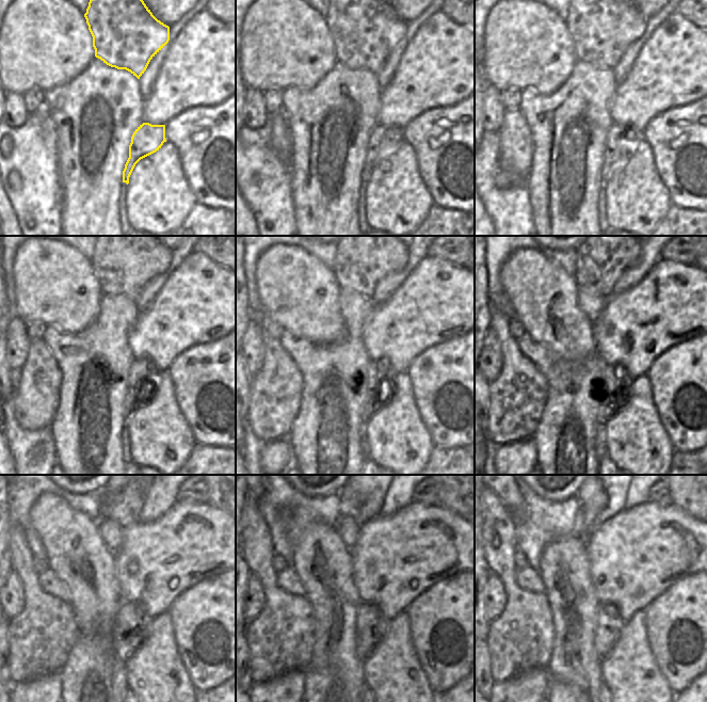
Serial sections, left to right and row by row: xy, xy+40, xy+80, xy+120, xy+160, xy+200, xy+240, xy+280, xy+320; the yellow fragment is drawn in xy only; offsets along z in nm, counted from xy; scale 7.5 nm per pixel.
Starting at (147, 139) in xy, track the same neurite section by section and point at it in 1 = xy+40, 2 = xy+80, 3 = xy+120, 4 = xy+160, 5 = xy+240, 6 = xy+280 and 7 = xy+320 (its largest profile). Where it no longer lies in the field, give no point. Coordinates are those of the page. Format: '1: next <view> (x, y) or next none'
1: next xy+40 (384, 141)
2: next xy+80 (621, 144)
3: next xy+120 (142, 387)
4: next xy+160 (381, 387)
5: next xy+240 (131, 626)
6: next xy+280 (372, 625)
7: next xy+320 (609, 624)

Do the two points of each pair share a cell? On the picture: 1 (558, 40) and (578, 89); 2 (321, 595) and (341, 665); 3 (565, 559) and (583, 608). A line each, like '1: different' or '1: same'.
1: different
2: same
3: same

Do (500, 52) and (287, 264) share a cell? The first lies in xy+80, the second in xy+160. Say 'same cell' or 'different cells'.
same cell

